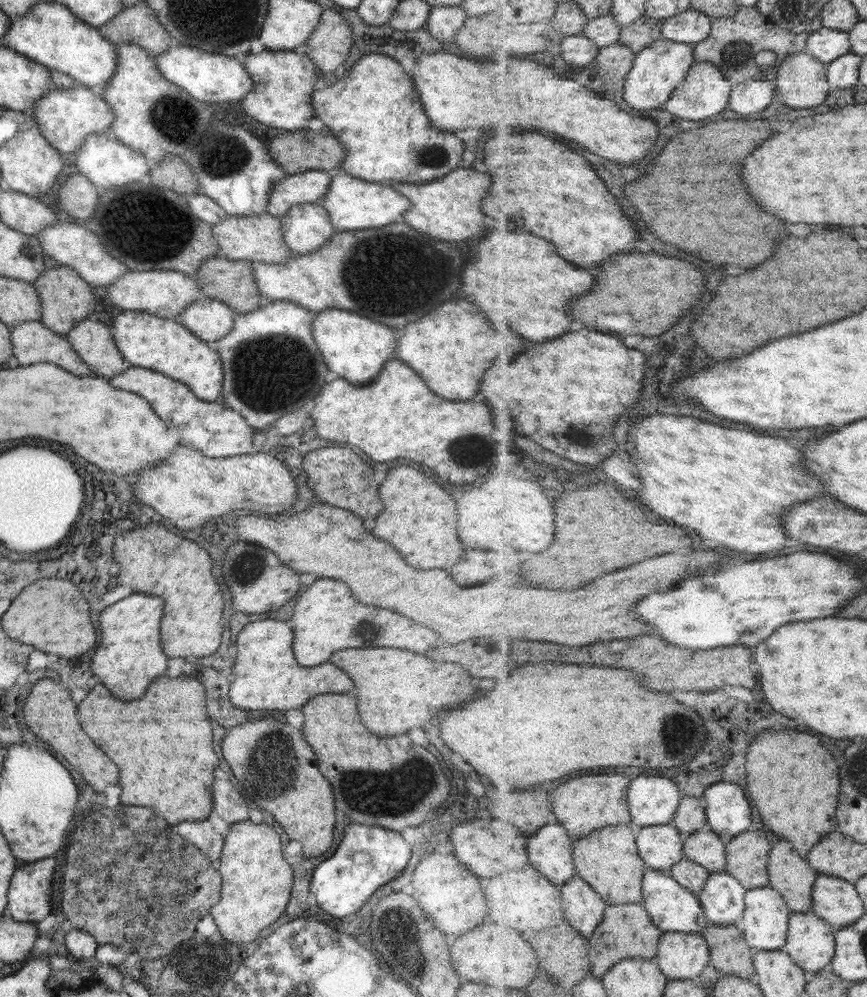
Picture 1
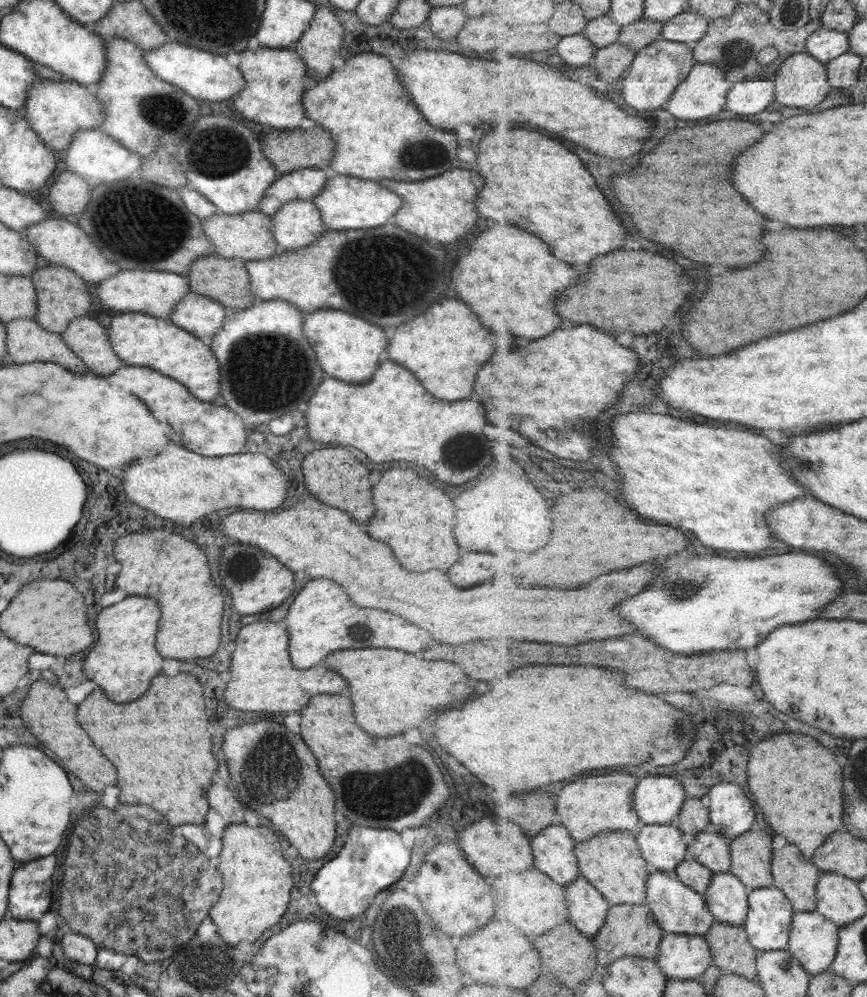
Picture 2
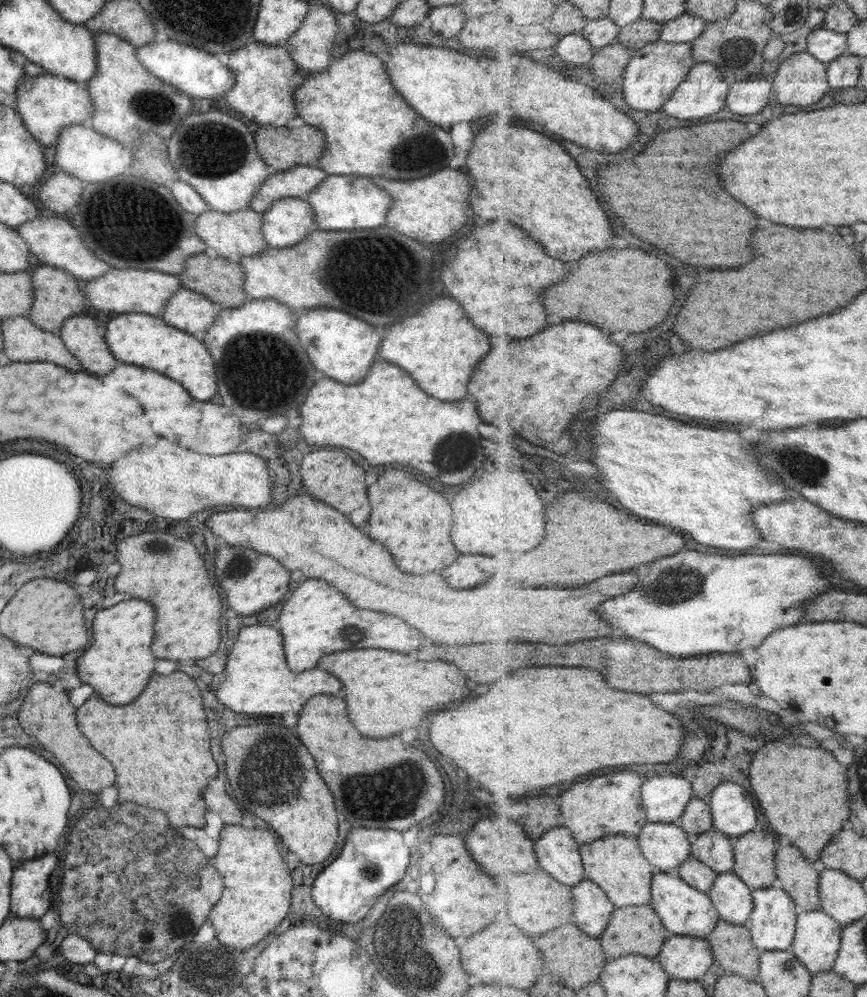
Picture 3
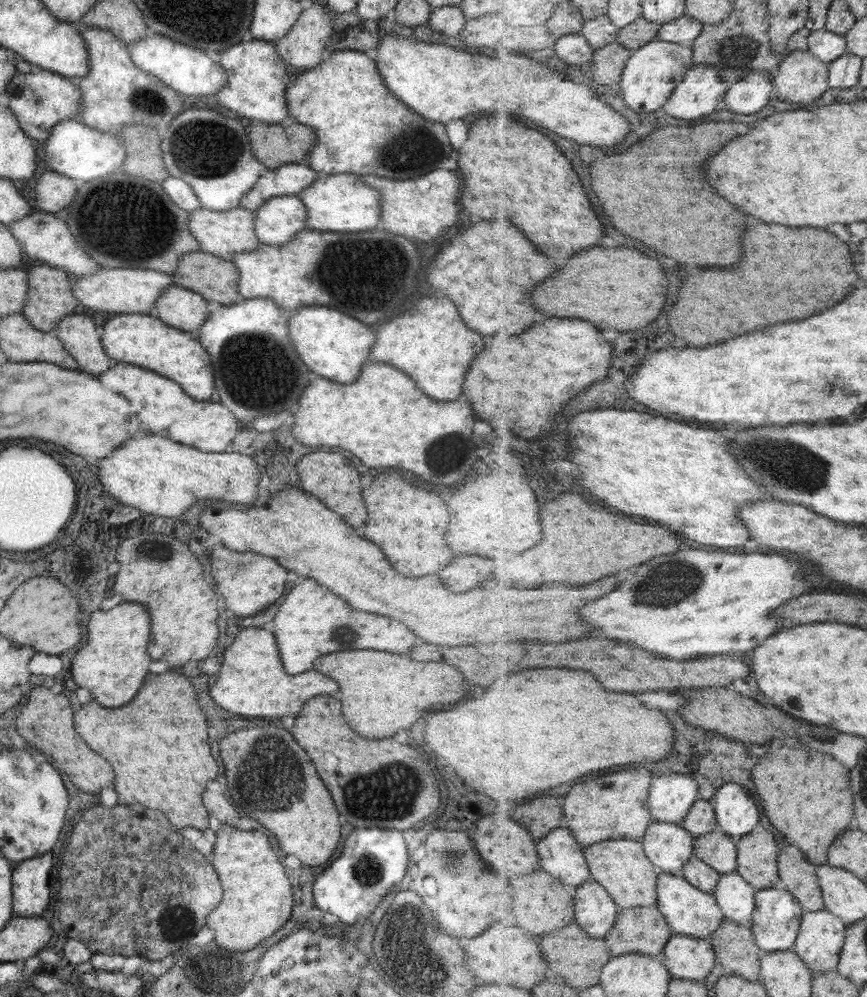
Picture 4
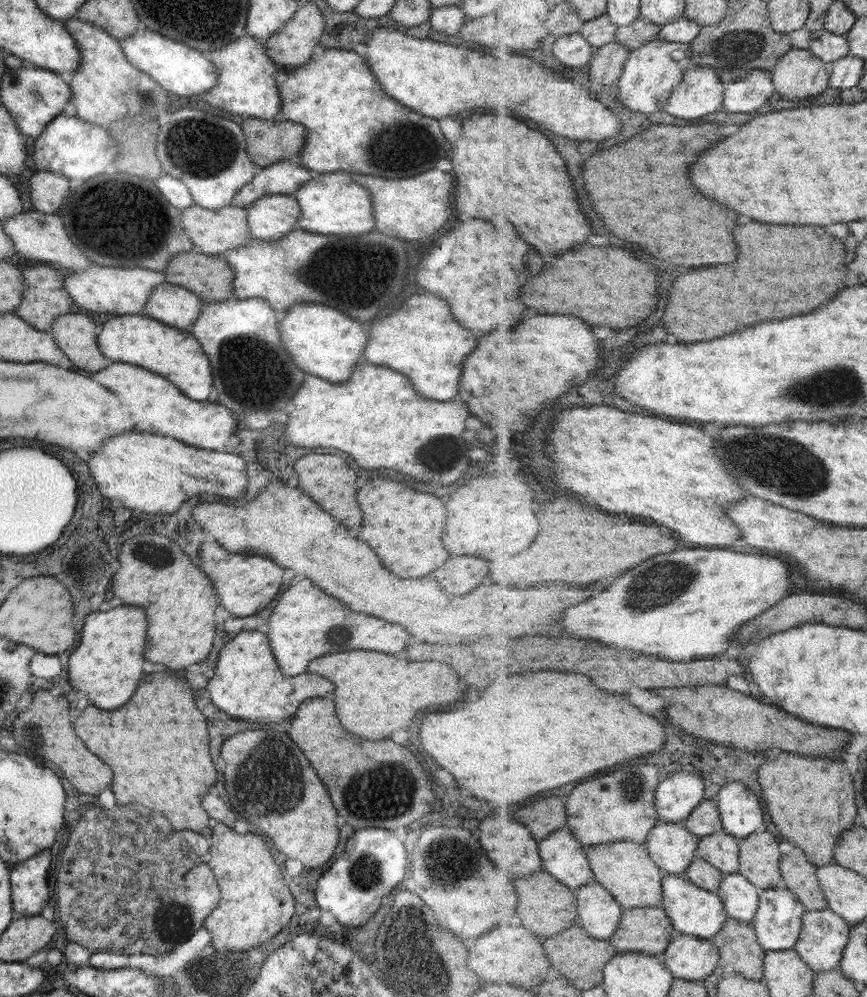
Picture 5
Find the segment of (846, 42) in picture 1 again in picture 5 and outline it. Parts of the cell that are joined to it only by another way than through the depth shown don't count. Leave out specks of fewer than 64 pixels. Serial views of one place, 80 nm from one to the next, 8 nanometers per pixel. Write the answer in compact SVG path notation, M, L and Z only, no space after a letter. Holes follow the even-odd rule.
M824 28L814 31L808 49L821 60L832 64L850 53L850 44L845 35L833 34L833 31Z

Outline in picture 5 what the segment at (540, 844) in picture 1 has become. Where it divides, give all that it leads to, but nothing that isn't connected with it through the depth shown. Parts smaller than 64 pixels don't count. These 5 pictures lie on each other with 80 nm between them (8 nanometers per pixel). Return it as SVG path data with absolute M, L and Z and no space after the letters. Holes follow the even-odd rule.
M569 829L553 831L541 842L545 871L574 889L595 880L584 843Z

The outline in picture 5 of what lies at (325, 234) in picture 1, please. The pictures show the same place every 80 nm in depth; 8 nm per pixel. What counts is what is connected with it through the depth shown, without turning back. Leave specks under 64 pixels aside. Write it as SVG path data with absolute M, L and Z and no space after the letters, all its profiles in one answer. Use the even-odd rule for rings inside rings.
M293 195L258 198L246 210L249 233L259 240L277 240L296 228L301 211Z

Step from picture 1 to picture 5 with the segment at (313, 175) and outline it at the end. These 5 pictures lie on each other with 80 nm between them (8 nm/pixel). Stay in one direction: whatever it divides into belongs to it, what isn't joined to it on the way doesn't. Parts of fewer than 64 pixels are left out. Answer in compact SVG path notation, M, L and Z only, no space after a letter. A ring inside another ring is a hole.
M274 162L271 166L258 168L253 179L235 194L231 204L233 207L245 209L261 197L273 194L293 195L313 175L299 164Z

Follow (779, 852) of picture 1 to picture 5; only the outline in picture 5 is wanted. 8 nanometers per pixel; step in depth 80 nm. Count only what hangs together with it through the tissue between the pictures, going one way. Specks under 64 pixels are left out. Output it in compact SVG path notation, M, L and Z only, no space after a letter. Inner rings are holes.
M801 848L781 859L781 872L786 886L804 903L807 911L827 910L828 902L820 885L817 866L813 866Z

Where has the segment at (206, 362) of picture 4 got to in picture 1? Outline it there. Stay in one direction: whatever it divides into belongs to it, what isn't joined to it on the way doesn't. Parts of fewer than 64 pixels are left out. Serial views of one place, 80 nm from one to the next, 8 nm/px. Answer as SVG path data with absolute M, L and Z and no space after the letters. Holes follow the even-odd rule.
M128 310L113 318L111 331L116 349L128 366L152 370L179 381L203 402L213 402L219 396L223 378L220 356L177 320Z

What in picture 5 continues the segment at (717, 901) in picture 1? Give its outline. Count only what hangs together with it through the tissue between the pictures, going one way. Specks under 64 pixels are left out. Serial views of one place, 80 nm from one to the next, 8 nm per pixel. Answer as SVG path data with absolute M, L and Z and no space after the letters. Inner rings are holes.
M728 873L718 894L725 903L729 918L753 923L760 905L760 887L741 873Z

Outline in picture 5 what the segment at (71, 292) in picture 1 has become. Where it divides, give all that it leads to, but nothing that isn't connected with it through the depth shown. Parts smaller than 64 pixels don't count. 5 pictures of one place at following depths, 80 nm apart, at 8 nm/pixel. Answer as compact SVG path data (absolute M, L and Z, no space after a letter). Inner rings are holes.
M48 265L27 267L22 274L22 299L13 312L29 326L41 332L49 332L56 317L72 312L74 302L64 289L64 276Z

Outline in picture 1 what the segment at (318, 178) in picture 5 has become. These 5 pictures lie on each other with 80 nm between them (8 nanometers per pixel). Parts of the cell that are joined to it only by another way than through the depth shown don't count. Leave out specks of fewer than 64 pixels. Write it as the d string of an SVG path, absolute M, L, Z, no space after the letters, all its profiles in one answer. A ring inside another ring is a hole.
M345 172L330 178L327 194L319 204L329 213L330 223L339 232L379 228L399 221L402 214L410 209L409 199L401 196L389 184L367 182Z

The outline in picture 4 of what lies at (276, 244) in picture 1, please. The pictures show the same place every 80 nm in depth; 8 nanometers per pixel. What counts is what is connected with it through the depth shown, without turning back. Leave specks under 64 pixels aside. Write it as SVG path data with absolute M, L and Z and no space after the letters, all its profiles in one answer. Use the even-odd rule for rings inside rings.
M241 206L225 212L210 211L200 207L188 213L189 234L198 242L198 250L210 255L231 259L238 252L255 250L259 245L254 230L254 212Z

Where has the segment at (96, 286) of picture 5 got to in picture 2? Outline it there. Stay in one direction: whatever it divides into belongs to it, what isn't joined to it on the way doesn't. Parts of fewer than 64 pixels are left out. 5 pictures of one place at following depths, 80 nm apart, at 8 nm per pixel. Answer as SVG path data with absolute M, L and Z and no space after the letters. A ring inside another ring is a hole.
M121 270L98 285L95 291L103 308L121 313L141 313L158 319L167 319L174 311L173 307L190 292L187 277L153 270Z

